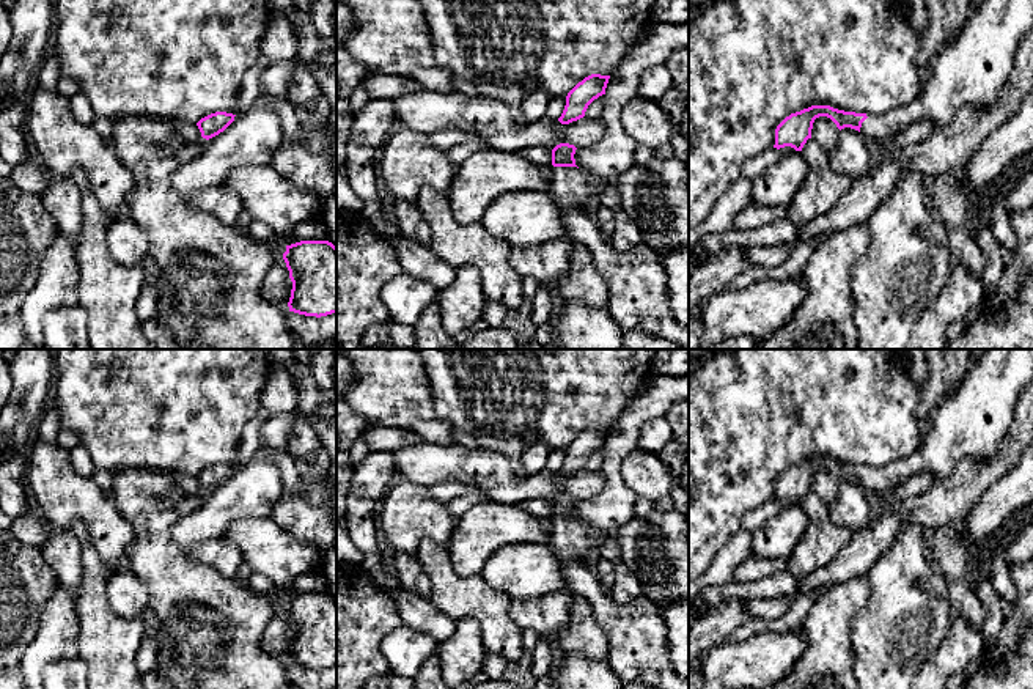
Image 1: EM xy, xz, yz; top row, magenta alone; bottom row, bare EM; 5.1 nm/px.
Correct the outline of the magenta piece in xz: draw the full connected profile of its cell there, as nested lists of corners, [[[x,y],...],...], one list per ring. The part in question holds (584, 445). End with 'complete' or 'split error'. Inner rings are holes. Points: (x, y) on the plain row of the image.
[[[591,426],[579,434],[566,448],[566,458],[558,470],[561,477],[569,477],[585,469],[588,458],[605,447],[610,428]]] | complete

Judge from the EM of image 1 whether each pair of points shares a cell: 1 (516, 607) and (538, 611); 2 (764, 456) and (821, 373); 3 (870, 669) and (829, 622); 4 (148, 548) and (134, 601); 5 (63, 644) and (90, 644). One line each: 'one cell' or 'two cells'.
1: one cell
2: one cell
3: two cells
4: two cells
5: two cells

